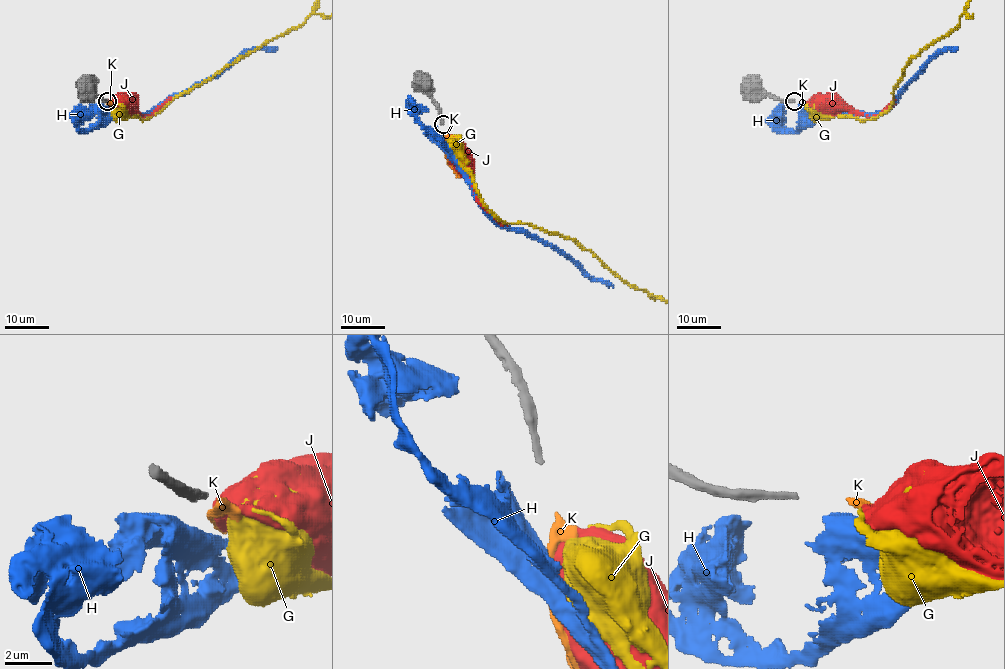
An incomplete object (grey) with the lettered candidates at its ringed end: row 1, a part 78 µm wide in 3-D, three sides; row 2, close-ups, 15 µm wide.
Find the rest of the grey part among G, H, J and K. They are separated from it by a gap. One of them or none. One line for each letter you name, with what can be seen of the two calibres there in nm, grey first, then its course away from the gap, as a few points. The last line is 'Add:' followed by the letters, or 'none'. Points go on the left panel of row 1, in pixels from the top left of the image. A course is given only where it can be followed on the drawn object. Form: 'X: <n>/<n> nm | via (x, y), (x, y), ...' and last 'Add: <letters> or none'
K: 280/360 nm
Add: K

